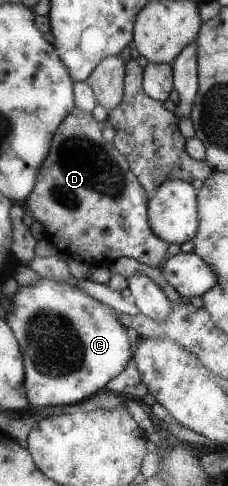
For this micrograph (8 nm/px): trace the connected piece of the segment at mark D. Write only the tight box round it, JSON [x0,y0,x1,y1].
[24,107,168,267]

